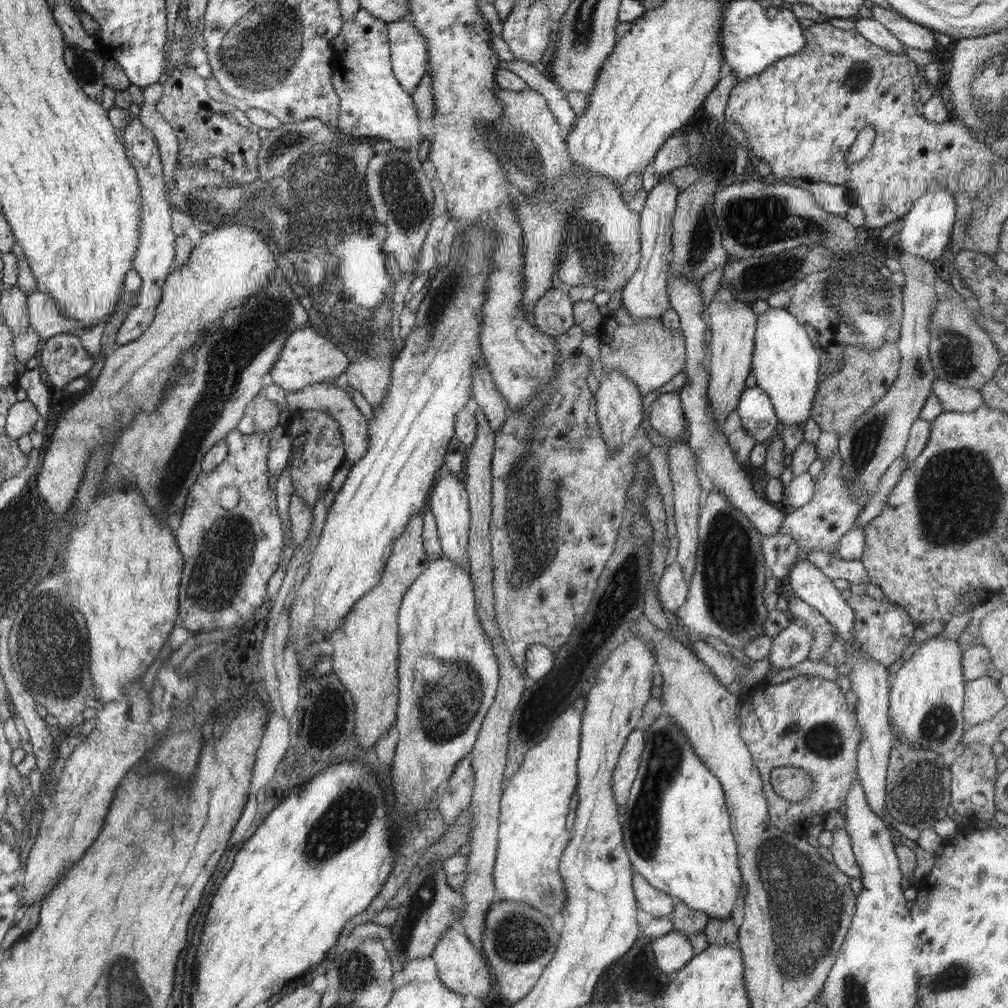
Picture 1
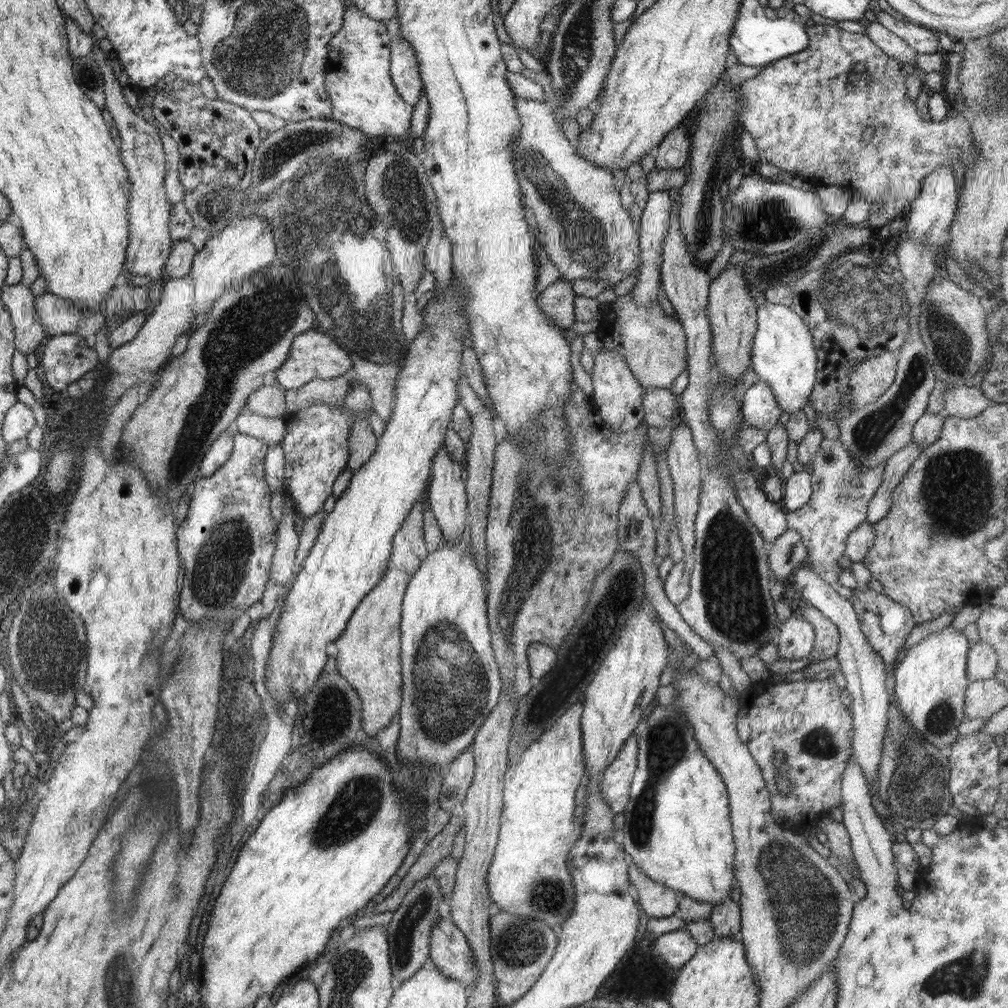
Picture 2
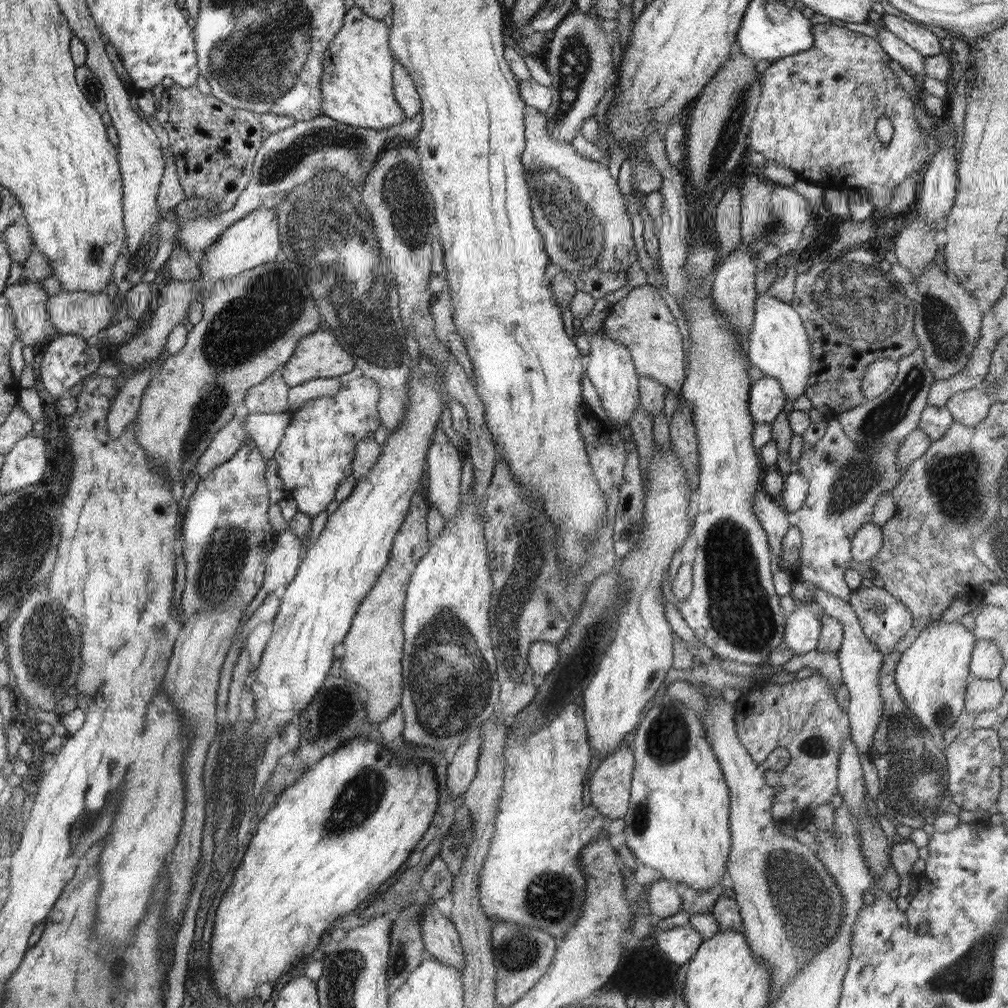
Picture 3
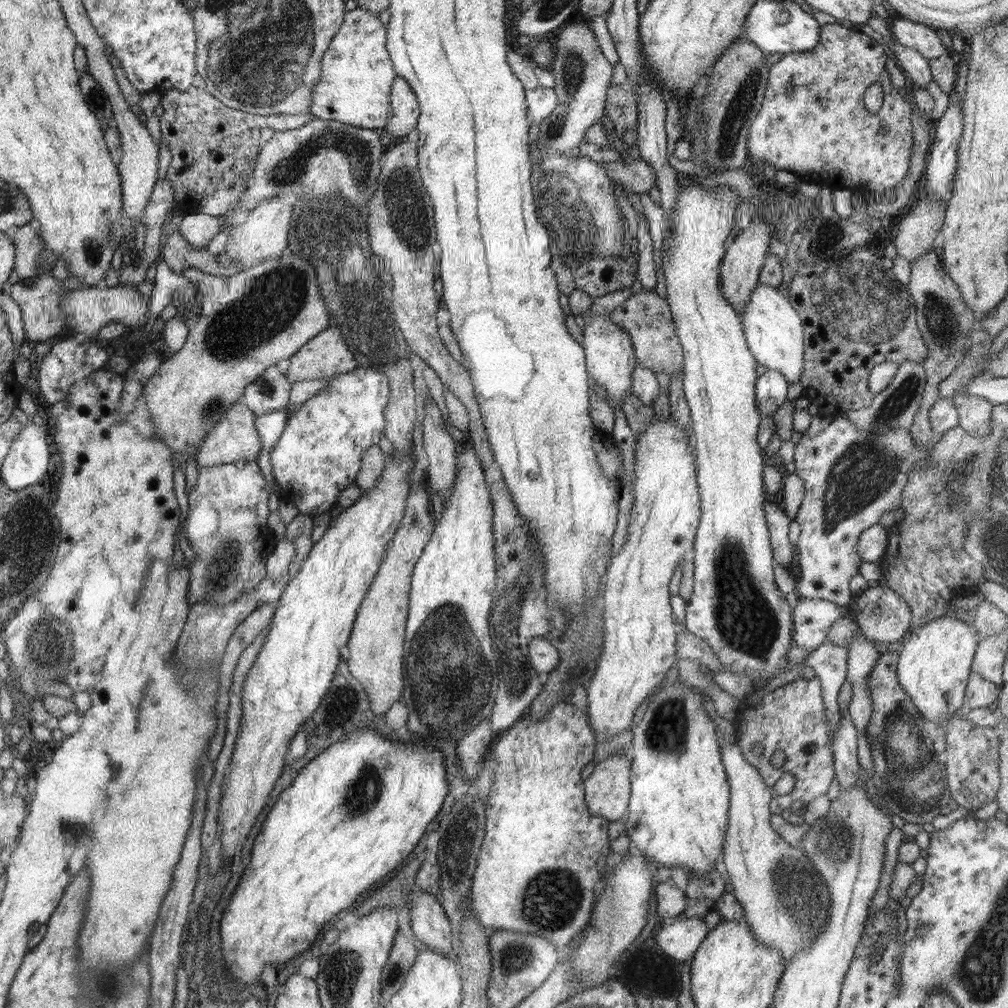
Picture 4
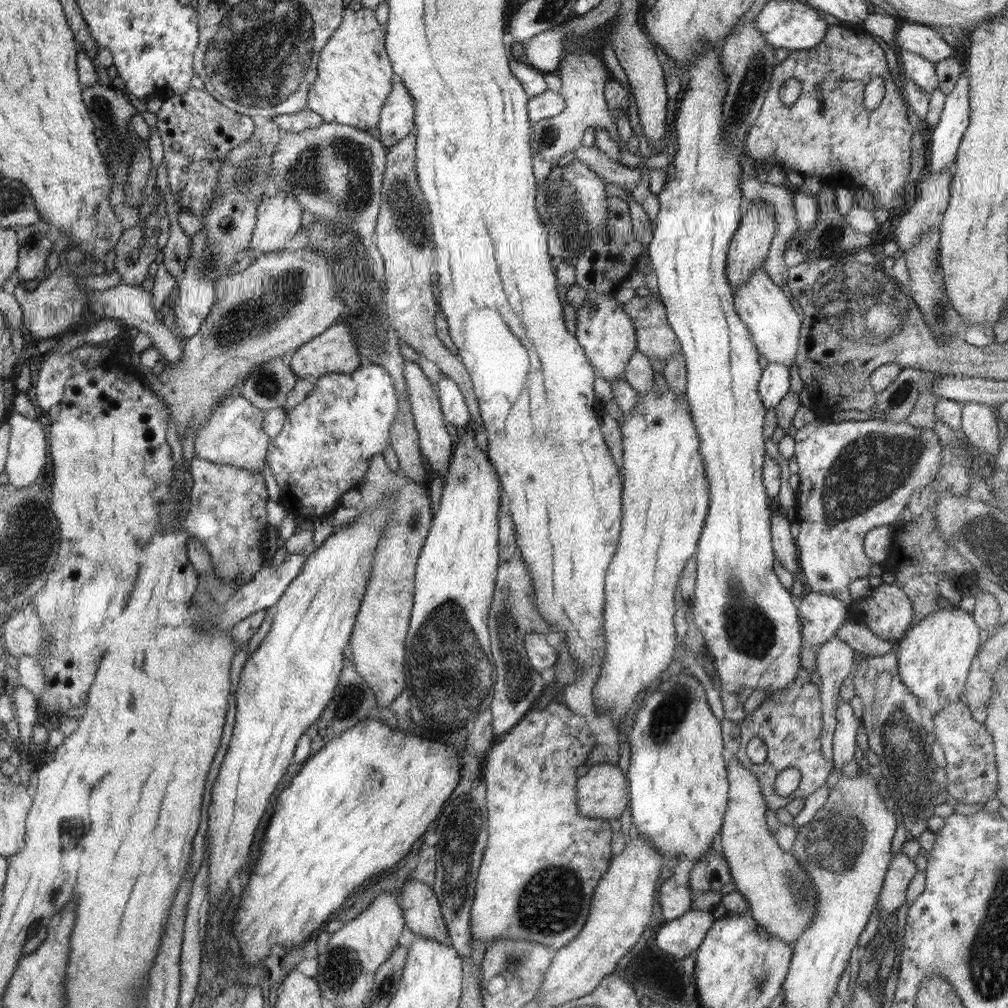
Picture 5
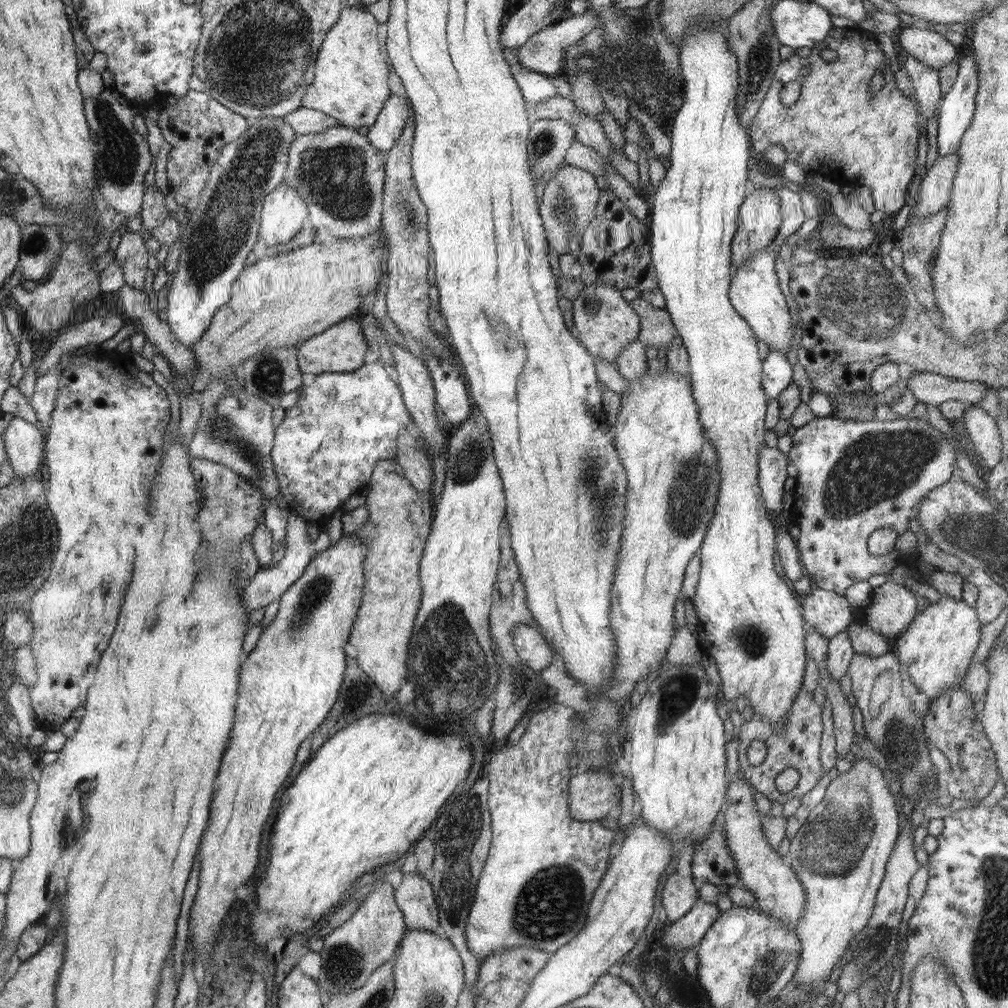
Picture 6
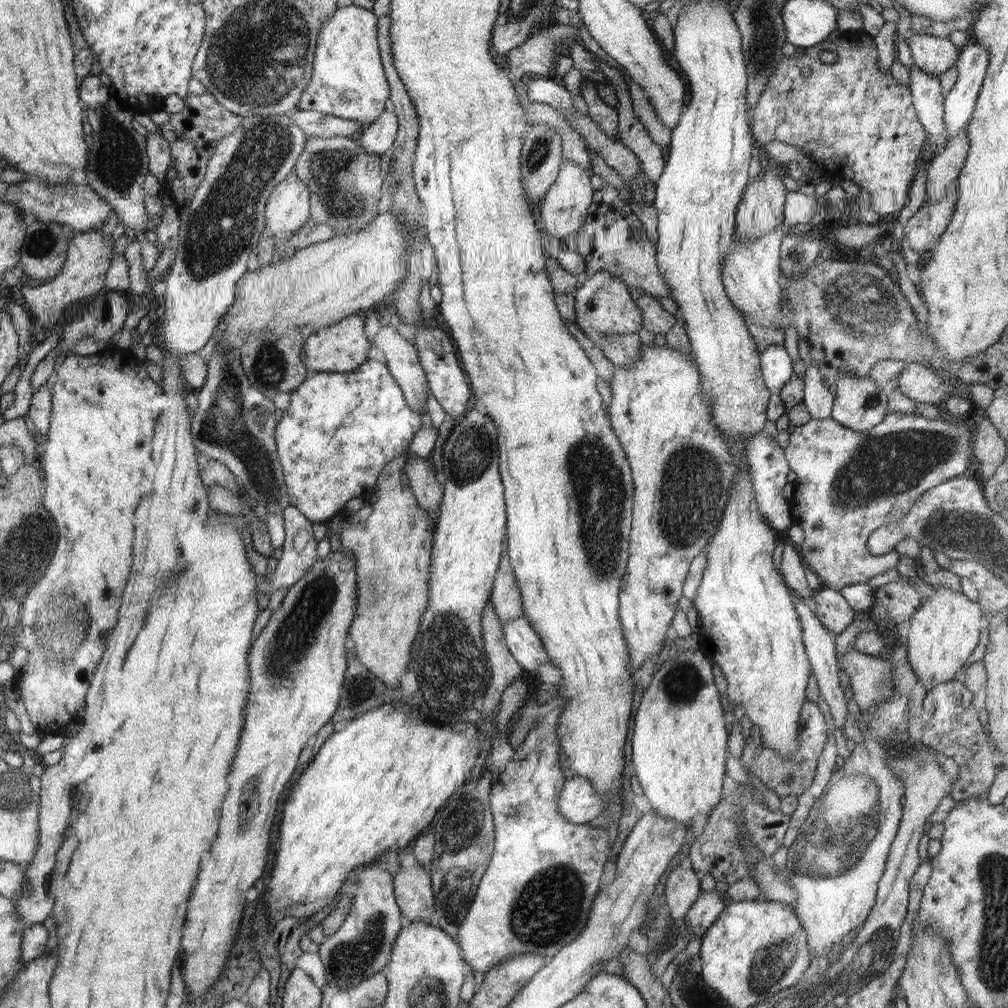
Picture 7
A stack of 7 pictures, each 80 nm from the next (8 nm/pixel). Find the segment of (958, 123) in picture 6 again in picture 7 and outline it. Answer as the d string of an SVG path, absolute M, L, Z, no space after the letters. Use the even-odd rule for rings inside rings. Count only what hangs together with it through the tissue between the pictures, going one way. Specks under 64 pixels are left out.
M970 38L955 64L957 82L944 97L944 126L948 142L958 136L971 121L986 77L988 61L988 49Z

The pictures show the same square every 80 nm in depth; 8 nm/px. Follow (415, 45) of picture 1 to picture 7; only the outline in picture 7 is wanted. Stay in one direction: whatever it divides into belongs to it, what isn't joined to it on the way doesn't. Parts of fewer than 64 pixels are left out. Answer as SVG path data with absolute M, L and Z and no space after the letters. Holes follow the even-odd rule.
M386 109L380 118L366 126L366 130L360 136L360 148L368 154L385 156L396 143L397 131L399 130L399 118L390 109Z

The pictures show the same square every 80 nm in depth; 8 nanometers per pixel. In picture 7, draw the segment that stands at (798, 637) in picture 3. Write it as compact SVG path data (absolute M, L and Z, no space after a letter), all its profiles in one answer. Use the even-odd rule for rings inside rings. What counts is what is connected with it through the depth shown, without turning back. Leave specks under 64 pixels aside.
M819 588L813 596L815 615L820 619L826 631L840 635L852 624L855 611L840 591L830 588Z

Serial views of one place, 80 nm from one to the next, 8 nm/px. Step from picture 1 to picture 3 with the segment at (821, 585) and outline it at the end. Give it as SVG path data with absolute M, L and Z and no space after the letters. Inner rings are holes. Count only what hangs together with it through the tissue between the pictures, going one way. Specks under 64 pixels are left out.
M824 589L813 590L813 601L817 602L828 616L839 620L844 627L844 638L837 650L837 657L840 663L841 682L846 684L850 693L850 704L845 711L849 718L851 739L855 742L856 750L859 754L870 756L871 749L874 749L874 735L883 715L879 674L885 655L863 634L859 618L849 602L828 594Z

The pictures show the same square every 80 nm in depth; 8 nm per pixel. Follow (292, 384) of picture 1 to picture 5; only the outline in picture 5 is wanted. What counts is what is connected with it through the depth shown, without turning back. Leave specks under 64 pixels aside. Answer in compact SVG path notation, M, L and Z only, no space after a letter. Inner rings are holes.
M336 323L316 339L303 344L293 354L289 367L303 379L332 373L351 373L360 367L361 353L345 324Z

